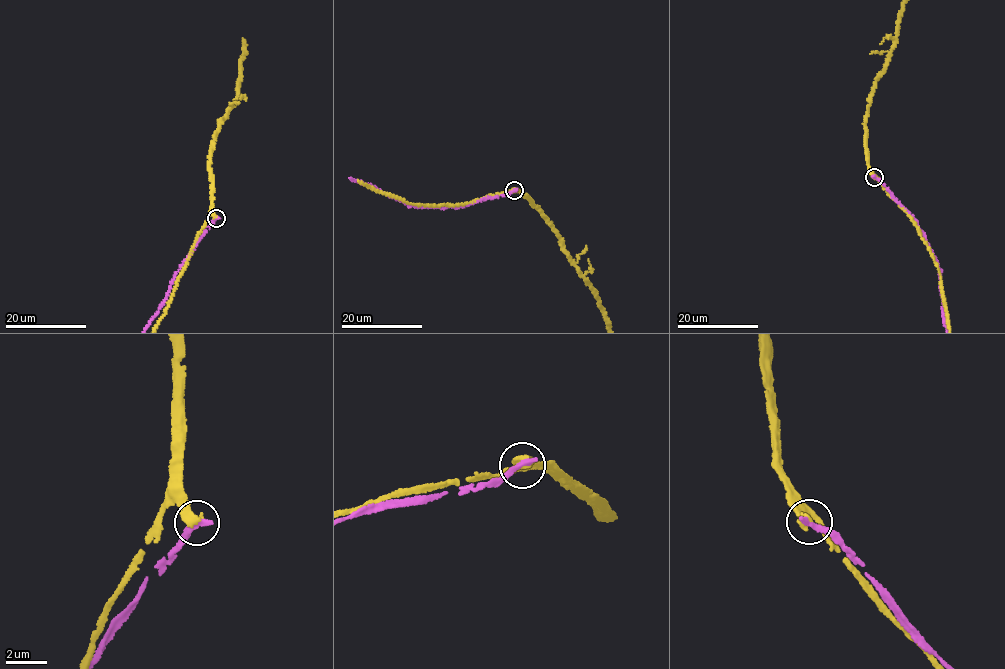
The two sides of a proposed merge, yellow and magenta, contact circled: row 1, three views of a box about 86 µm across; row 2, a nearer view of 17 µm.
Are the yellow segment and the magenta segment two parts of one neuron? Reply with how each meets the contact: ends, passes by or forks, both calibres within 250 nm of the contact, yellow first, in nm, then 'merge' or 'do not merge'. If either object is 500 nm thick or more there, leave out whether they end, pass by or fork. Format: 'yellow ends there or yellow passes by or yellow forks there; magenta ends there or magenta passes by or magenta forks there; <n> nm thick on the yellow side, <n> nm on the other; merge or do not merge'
yellow ends there; magenta ends there; 320 nm thick on the yellow side, 360 nm on the other; do not merge

